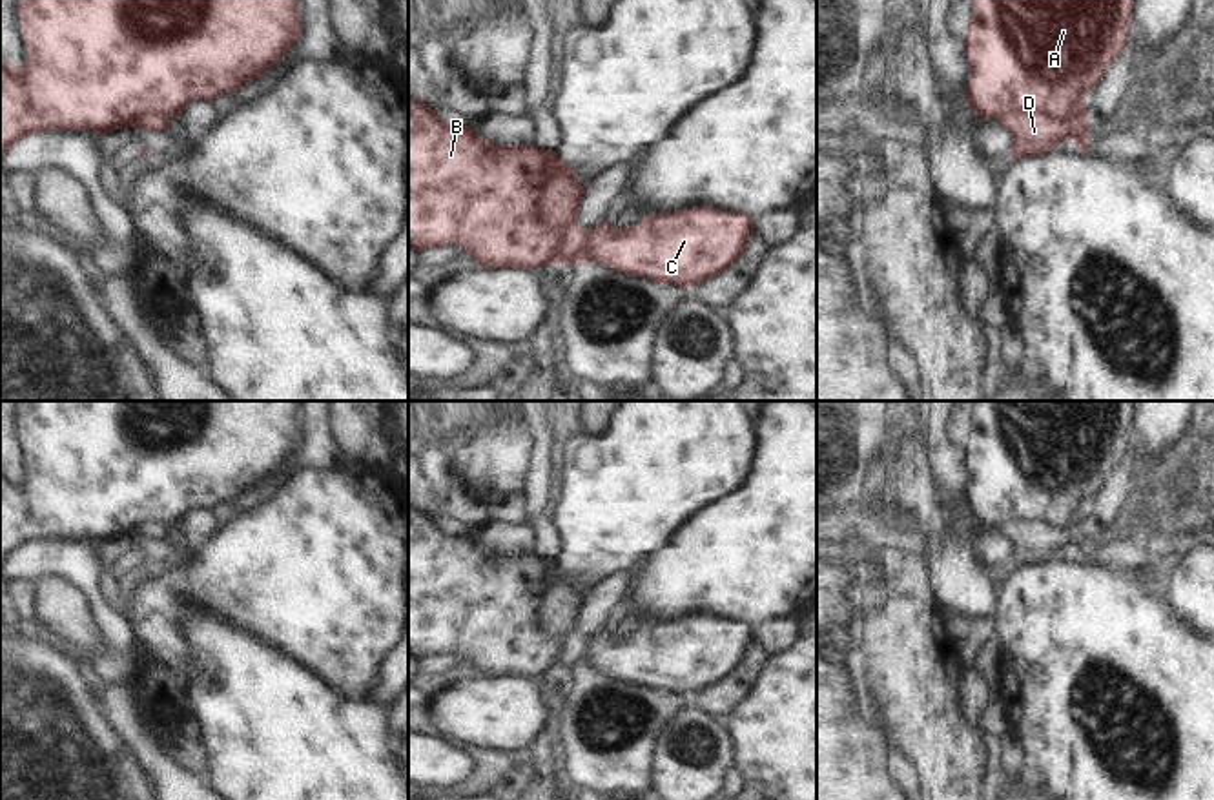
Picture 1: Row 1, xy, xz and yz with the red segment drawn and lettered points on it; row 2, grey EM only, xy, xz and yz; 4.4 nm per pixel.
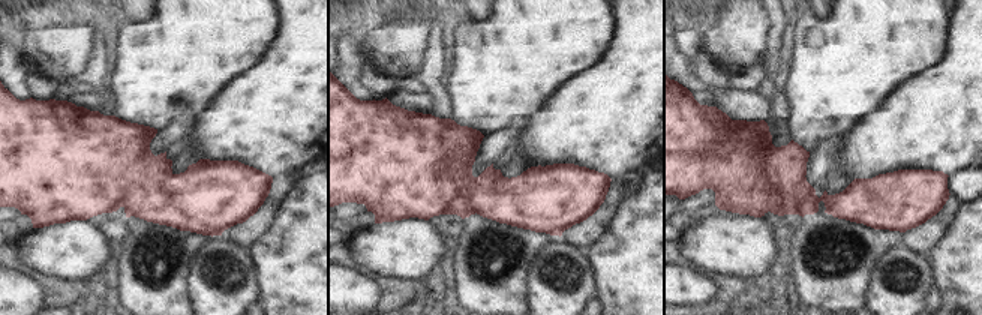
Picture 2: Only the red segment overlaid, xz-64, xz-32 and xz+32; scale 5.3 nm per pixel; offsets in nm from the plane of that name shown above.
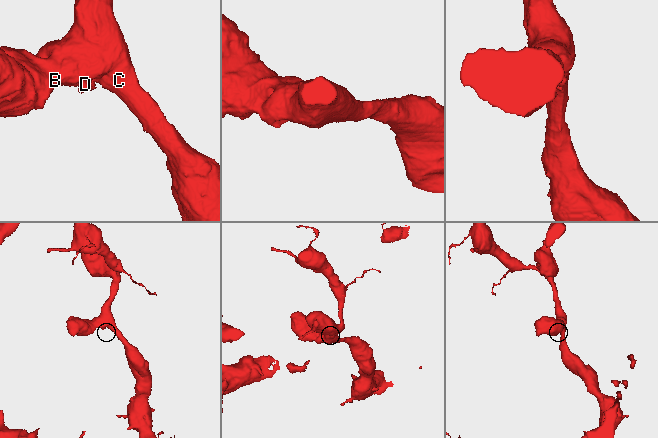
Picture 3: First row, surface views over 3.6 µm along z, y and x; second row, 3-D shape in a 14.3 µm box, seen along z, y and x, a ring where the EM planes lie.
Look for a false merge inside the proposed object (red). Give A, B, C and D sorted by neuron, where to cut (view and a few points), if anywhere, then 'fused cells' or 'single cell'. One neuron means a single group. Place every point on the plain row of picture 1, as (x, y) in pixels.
A B C / D; cut in xz along (567, 585), (538, 609), (538, 625), (560, 642), (542, 671); fused cells

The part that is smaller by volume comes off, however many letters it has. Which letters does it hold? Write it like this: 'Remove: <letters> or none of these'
Remove: D

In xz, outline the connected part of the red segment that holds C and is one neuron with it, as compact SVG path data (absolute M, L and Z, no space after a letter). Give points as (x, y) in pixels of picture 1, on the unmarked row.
M693 614L643 623L623 638L605 627L587 638L596 671L656 691L696 694L744 665L753 631L746 620Z

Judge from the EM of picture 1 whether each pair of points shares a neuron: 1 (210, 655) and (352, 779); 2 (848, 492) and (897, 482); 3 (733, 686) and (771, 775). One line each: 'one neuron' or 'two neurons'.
1: one neuron
2: two neurons
3: two neurons

